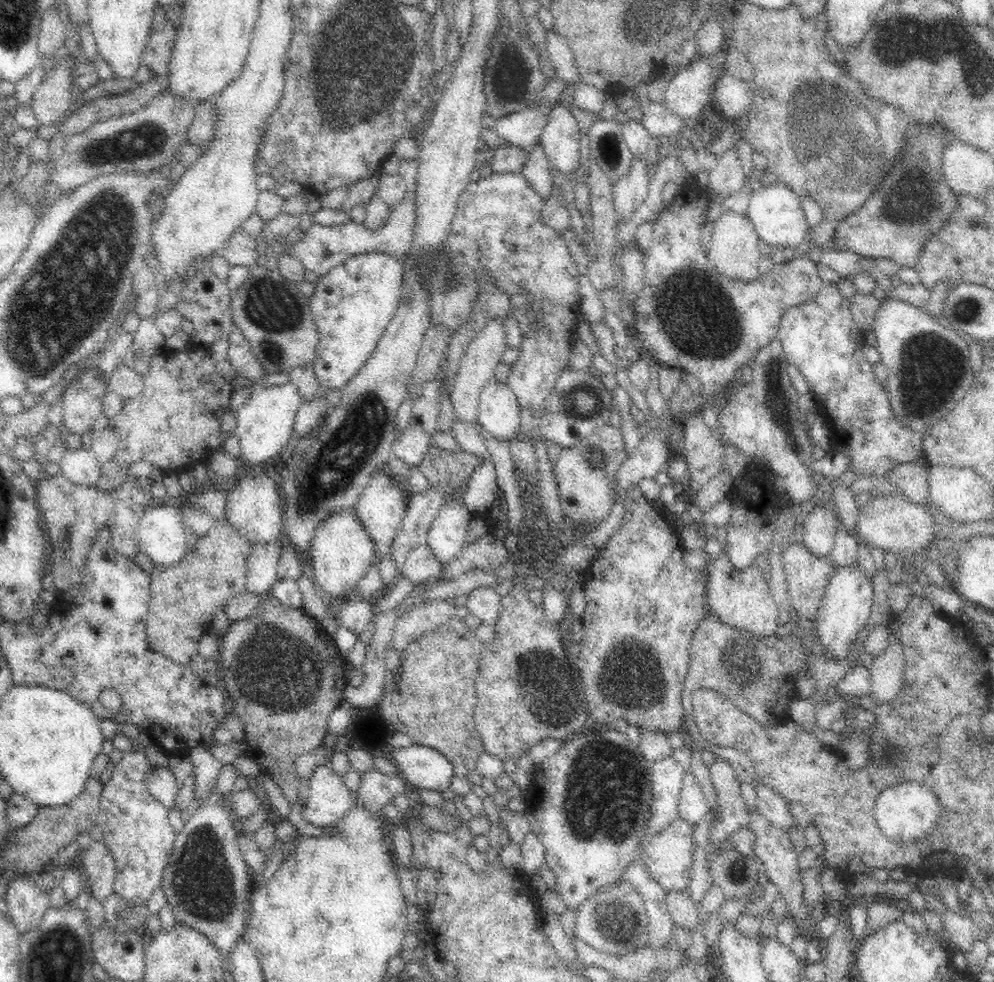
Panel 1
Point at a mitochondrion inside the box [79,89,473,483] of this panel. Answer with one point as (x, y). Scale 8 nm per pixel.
(268, 314)

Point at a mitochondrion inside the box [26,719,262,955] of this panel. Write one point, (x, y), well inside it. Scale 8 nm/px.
(205, 886)

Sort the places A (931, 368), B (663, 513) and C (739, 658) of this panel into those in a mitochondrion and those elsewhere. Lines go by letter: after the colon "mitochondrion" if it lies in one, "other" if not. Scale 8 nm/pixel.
A: mitochondrion
B: other
C: mitochondrion

